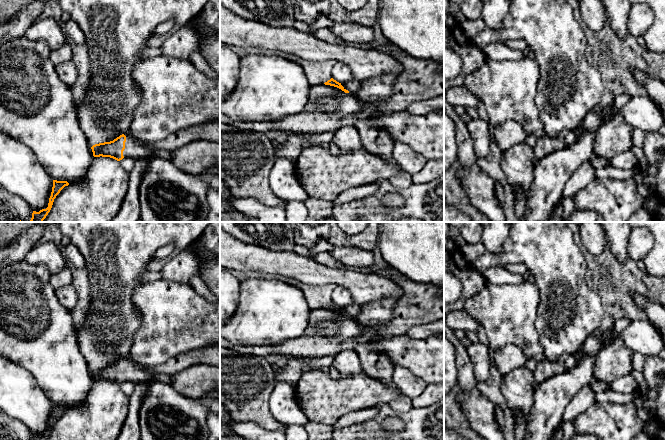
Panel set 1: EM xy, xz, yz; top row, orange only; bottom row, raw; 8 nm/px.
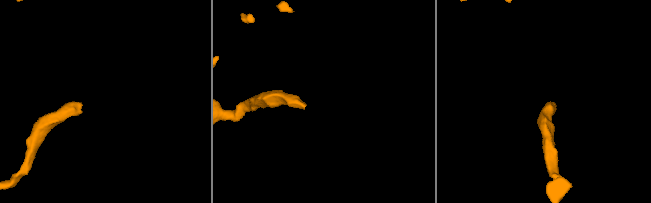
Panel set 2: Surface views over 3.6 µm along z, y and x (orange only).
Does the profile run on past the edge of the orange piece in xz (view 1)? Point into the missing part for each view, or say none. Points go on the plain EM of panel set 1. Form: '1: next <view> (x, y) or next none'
1: next none

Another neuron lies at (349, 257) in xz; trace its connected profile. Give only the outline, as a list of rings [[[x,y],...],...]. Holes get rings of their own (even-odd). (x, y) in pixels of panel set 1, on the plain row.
[[[334,247],[329,253],[337,259],[344,268],[370,267],[374,263],[374,254],[358,247]]]

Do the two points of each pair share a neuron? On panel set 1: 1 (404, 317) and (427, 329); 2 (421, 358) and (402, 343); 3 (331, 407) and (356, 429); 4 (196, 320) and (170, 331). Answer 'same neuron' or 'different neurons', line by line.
1: different neurons
2: same neuron
3: different neurons
4: same neuron

